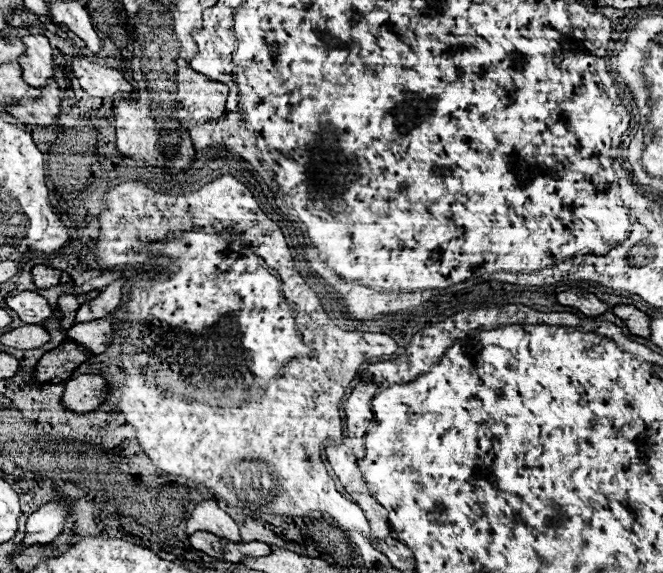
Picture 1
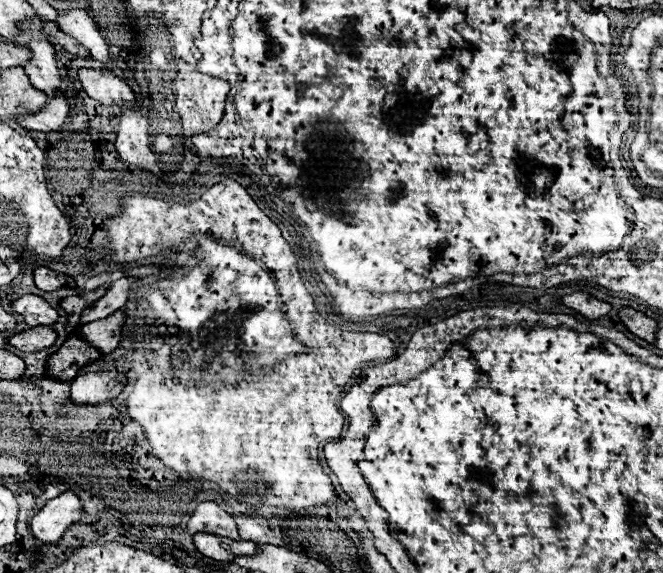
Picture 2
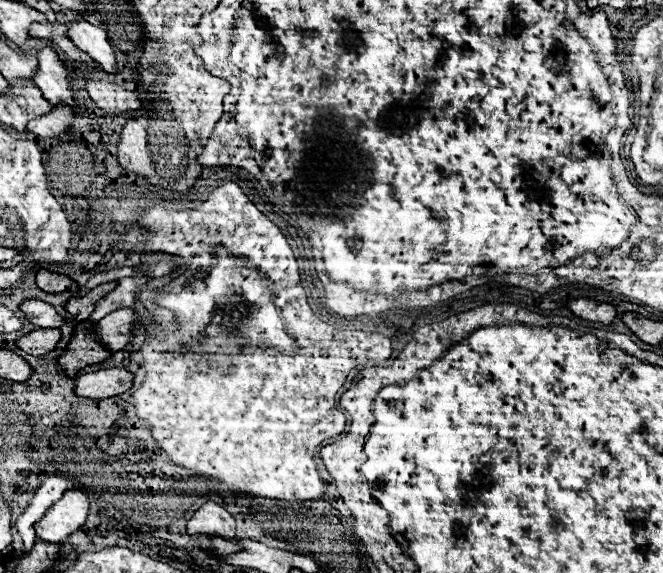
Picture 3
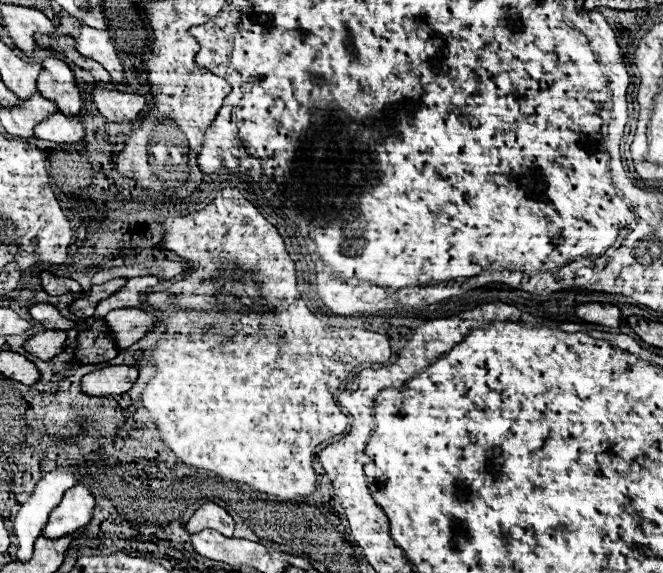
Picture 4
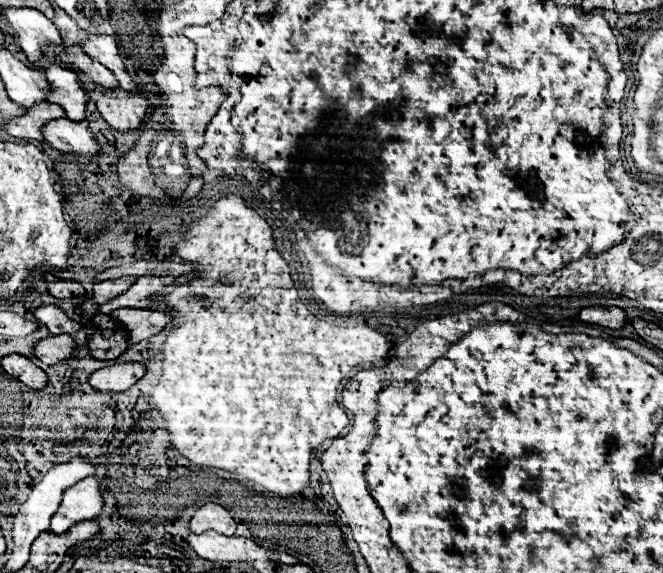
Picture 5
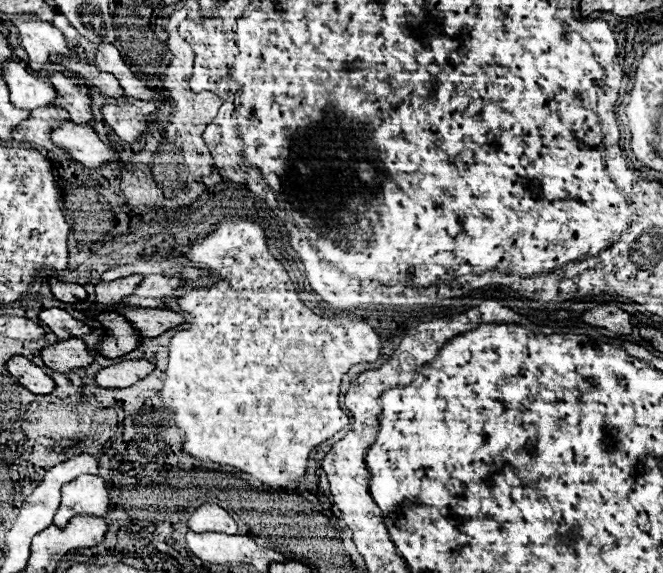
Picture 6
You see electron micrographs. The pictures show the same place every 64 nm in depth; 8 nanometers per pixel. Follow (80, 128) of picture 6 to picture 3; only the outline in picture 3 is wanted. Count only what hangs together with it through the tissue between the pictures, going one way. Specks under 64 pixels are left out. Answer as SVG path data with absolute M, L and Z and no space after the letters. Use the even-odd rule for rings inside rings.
M56 104L48 114L34 118L28 122L28 130L34 132L38 138L54 138L62 132L66 132L74 122L72 108L64 104Z

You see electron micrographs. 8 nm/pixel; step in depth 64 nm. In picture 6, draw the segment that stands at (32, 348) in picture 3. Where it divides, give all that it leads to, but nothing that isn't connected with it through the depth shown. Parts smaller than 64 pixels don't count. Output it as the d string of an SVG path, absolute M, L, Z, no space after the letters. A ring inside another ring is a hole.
M66 338L50 344L40 350L40 358L46 366L50 366L56 372L82 368L84 364L90 364L94 360L94 356L86 350L80 338Z

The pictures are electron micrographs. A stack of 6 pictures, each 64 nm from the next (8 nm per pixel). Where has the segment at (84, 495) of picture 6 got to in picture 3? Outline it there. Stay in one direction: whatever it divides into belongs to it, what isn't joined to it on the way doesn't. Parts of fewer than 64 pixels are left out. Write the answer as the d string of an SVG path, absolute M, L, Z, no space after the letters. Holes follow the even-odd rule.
M66 490L48 512L34 524L36 536L46 542L62 542L68 534L82 528L88 516L88 500L80 490Z

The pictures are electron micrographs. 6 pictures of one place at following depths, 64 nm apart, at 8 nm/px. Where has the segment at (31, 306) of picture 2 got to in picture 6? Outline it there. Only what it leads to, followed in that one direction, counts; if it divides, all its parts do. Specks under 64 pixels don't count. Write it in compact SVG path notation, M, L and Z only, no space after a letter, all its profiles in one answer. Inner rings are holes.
M46 308L38 314L38 320L48 326L60 340L64 338L82 338L88 332L92 332L90 326L74 320L66 310L62 308Z

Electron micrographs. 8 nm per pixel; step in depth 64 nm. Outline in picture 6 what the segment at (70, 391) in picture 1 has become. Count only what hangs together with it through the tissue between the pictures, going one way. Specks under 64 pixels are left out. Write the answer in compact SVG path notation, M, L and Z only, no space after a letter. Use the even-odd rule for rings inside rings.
M124 360L120 364L102 368L96 374L96 384L102 388L128 388L152 372L154 364L148 360Z

